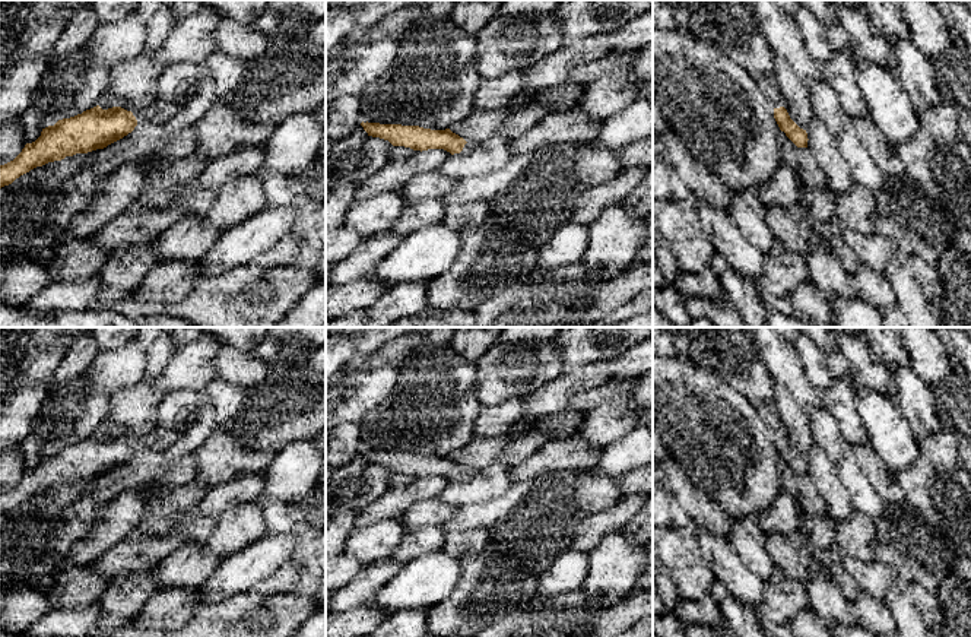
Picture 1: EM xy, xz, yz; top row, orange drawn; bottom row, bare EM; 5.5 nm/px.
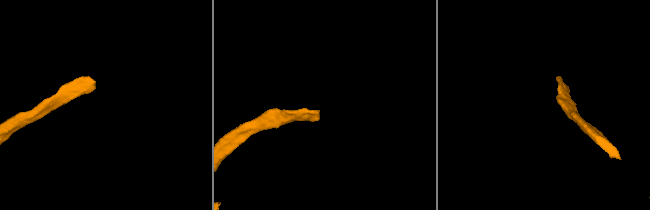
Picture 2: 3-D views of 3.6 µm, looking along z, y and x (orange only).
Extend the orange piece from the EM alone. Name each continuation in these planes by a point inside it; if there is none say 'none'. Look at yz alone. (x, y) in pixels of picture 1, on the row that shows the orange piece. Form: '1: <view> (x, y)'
1: yz (768, 86)

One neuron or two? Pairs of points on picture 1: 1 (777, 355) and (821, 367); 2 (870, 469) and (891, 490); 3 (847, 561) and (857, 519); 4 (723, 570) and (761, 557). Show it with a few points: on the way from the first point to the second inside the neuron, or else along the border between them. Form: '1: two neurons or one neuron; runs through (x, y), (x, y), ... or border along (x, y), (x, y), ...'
1: two neurons; border along (792, 345), (806, 379), (819, 390)
2: one neuron; runs through (875, 474), (887, 485)
3: two neurons; border along (837, 551), (865, 561), (875, 560)
4: two neurons; border along (727, 542), (764, 580)

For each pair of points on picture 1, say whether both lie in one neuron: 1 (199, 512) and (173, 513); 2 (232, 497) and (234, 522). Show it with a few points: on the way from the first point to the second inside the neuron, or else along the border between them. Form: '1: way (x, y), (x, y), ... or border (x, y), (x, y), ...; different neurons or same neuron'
1: border (209, 490), (184, 513), (181, 520); different neurons
2: border (259, 498), (250, 503), (237, 503), (215, 519); different neurons

